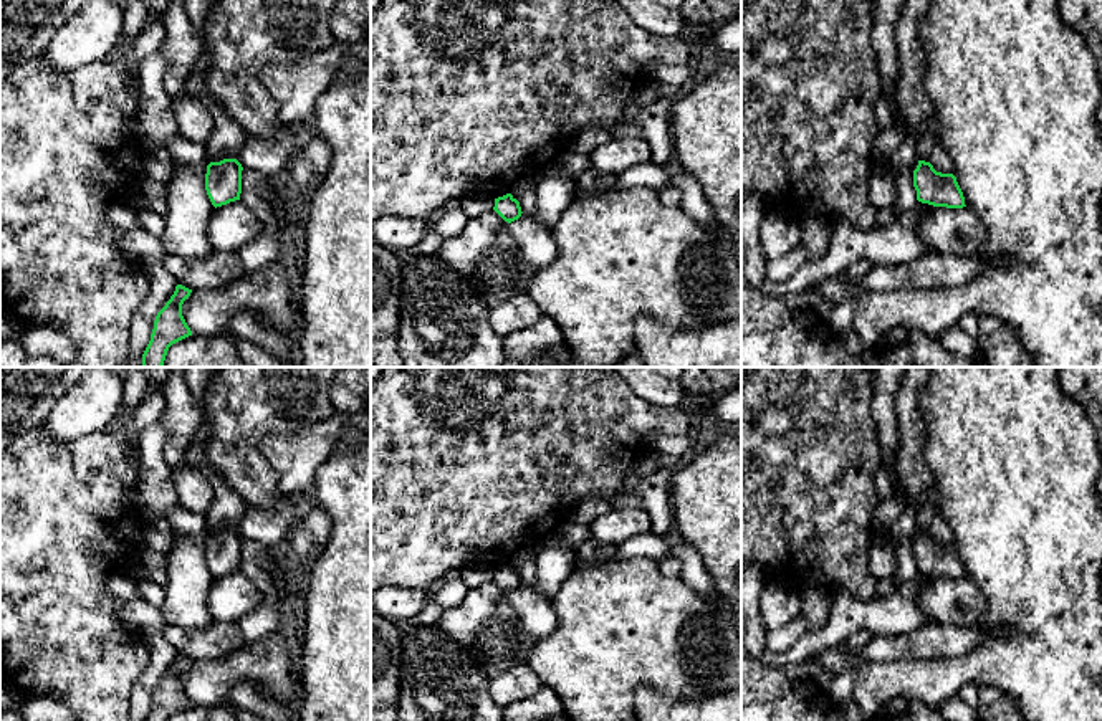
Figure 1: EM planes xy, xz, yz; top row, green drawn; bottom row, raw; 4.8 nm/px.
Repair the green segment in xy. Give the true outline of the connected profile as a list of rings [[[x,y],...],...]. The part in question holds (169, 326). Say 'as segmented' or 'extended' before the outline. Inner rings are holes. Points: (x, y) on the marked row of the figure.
as segmented | [[[177,284],[174,294],[157,313],[151,341],[142,354],[142,367],[162,367],[172,344],[192,336],[182,316],[182,304],[192,289]]]

